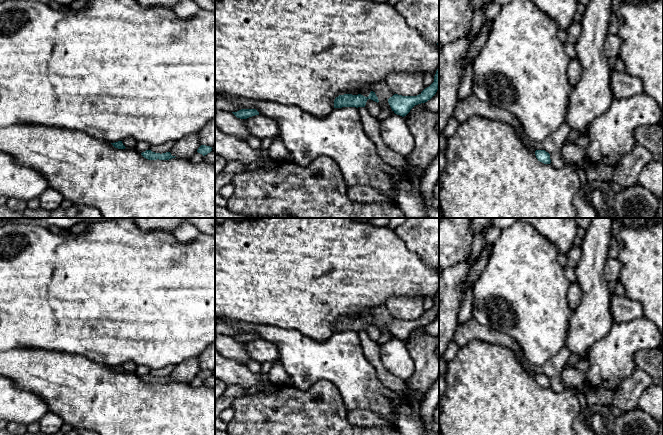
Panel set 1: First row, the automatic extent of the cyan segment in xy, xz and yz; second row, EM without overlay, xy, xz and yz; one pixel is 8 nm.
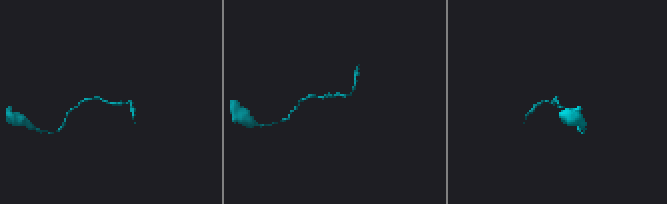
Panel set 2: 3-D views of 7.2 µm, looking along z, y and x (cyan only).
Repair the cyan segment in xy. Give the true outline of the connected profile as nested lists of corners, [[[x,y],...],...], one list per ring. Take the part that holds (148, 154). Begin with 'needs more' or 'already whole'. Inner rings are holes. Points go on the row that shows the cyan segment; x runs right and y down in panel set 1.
already whole; [[[146,150],[145,152],[142,152],[141,155],[148,160],[169,160],[176,157],[172,156],[170,152],[160,154],[152,152],[151,150]]]

